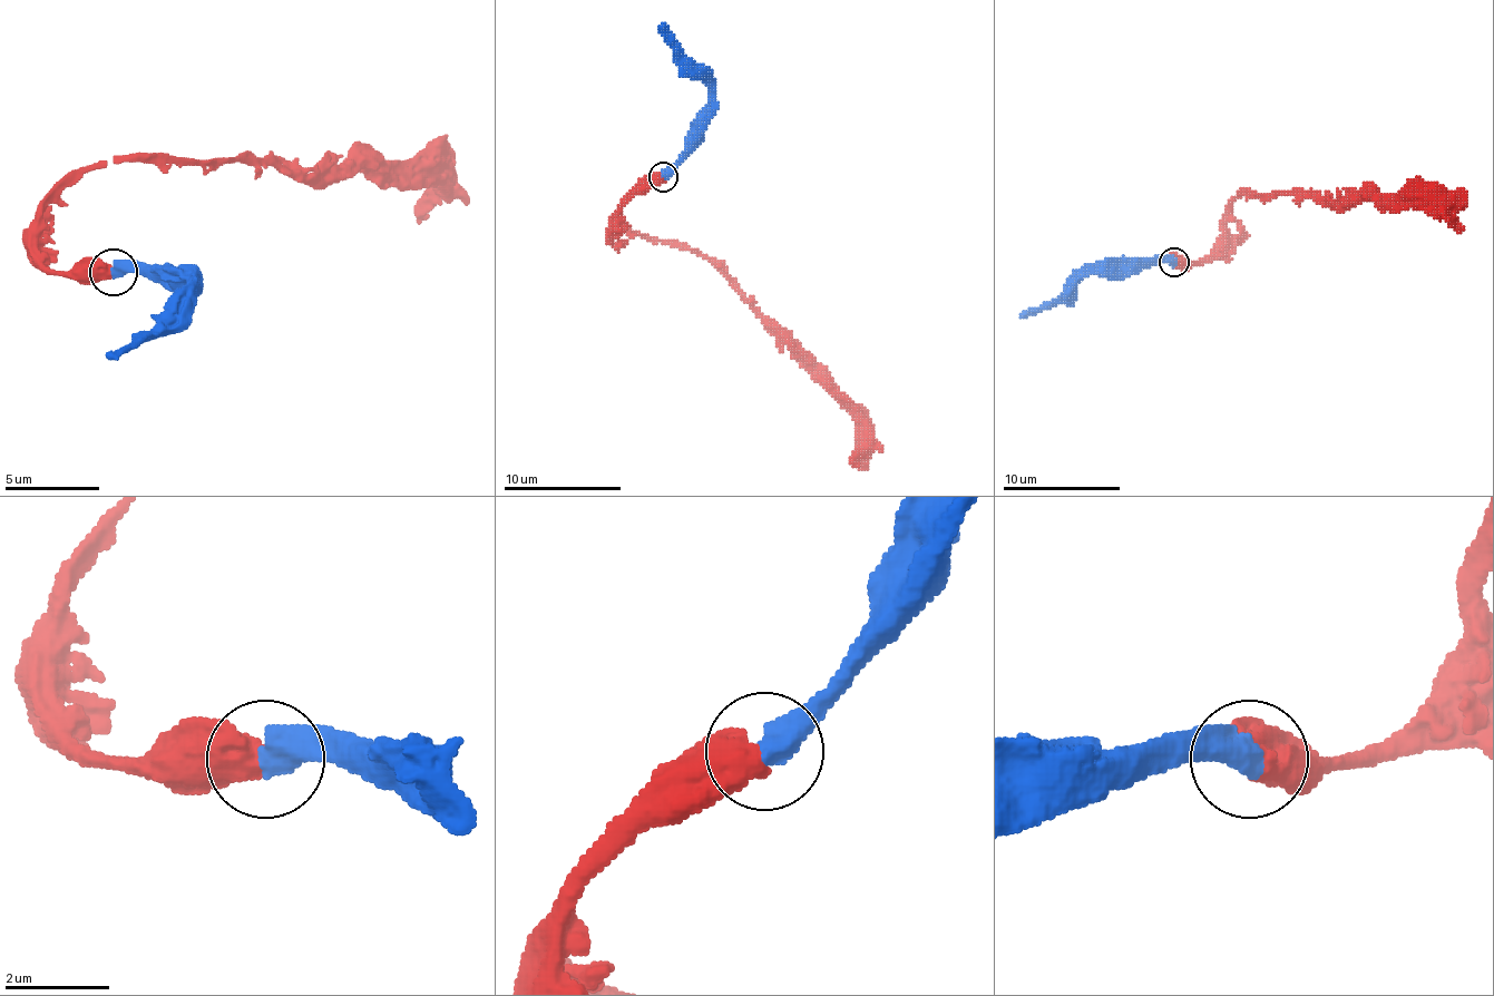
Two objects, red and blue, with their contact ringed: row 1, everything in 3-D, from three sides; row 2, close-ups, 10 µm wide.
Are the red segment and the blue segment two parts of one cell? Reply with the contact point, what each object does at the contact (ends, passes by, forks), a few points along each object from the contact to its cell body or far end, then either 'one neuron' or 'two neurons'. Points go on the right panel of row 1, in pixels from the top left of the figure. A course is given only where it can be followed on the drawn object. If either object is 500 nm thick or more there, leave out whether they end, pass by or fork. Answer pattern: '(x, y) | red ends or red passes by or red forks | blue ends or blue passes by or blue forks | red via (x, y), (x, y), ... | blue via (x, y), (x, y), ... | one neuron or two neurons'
(1173, 262) | red via (1173, 262), (1202, 262), (1217, 250), (1222, 226), (1240, 194), (1319, 194), (1337, 203), (1413, 197), (1461, 232) | blue via (1173, 262), (1109, 262), (1100, 271), (1087, 271), (1058, 300), (1021, 314) | one neuron

